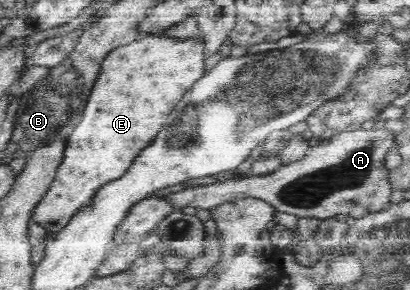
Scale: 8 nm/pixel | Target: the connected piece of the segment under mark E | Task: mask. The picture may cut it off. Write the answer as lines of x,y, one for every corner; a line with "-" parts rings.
162,34
147,35
143,40
138,38
129,46
113,50
106,56
101,64
99,78
89,96
89,102
85,106
83,118
67,138
63,162
59,164
59,170
45,196
32,210
31,220
54,237
67,226
71,218
94,205
94,199
99,191
125,177
126,172
134,165
135,158
141,154
141,150
147,148
157,136
157,132
165,126
165,118
173,110
173,104
179,102
181,96
204,75
205,59
203,43
199,40
171,40
169,37
163,38

